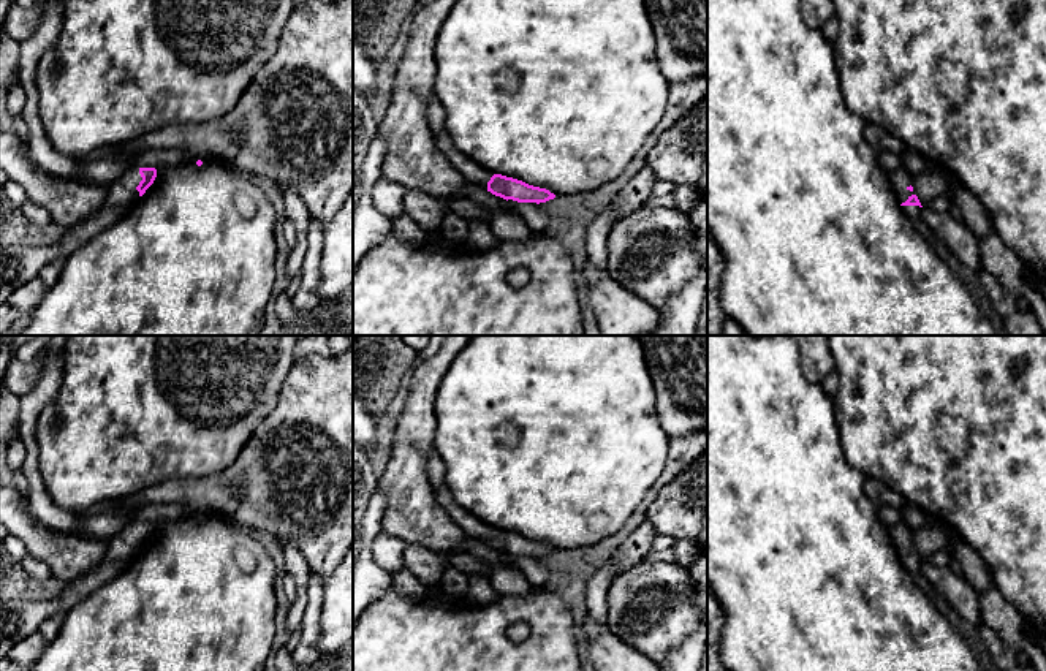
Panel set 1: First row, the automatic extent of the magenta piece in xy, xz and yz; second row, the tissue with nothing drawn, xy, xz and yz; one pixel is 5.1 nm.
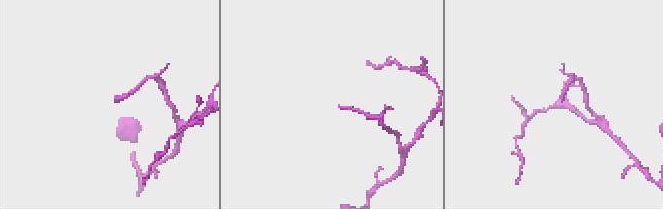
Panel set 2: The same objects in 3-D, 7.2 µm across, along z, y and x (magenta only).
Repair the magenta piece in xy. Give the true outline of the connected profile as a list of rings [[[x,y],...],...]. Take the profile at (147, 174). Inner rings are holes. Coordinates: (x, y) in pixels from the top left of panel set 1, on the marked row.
[[[128,168],[106,187],[104,203],[89,218],[66,228],[55,244],[0,247],[0,305],[14,290],[36,279],[46,264],[62,263],[71,252],[123,218],[155,177],[155,168]]]

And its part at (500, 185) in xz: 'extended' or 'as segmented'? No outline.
extended

